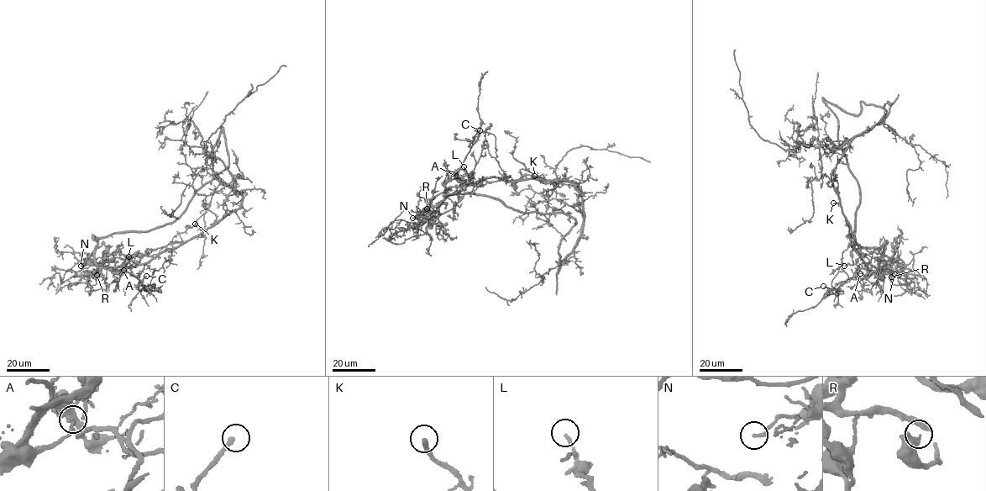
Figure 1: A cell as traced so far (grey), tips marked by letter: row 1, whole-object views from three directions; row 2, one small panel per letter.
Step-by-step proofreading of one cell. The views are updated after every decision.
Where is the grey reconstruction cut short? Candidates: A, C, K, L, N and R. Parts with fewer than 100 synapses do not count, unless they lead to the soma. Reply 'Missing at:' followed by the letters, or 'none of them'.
Missing at: K

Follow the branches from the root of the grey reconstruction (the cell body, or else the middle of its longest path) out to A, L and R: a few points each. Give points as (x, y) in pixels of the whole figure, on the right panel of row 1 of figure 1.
A: (835, 166), (832, 182), (850, 224), (851, 244), (862, 259), (862, 267), (855, 273), (863, 277), (860, 273)
L: (835, 166), (832, 182), (850, 224), (851, 244), (862, 262), (861, 268), (854, 264), (844, 266)
R: (835, 166), (832, 182), (850, 224), (853, 248), (868, 271), (887, 273), (891, 277)

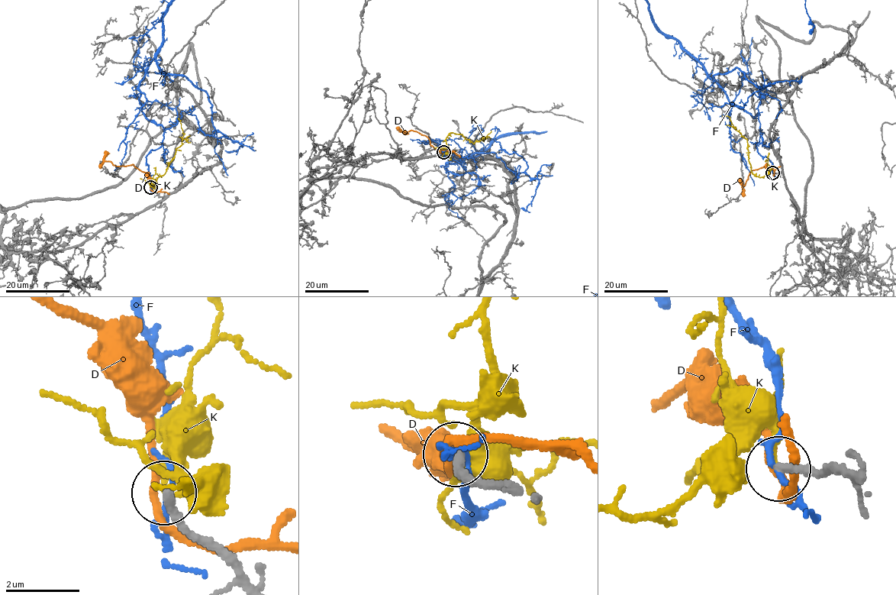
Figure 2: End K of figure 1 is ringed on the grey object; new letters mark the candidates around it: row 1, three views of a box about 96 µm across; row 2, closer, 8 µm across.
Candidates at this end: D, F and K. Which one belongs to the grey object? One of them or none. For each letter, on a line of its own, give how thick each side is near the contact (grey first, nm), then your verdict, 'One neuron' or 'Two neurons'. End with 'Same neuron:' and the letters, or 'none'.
D: Thickness 240 nm (grey) against 200 nm. Two neurons
F: Thickness 240 nm (grey) against 120 nm. Two neurons
K: Thickness 240 nm (grey) against 170 nm. One neuron
Same neuron: K

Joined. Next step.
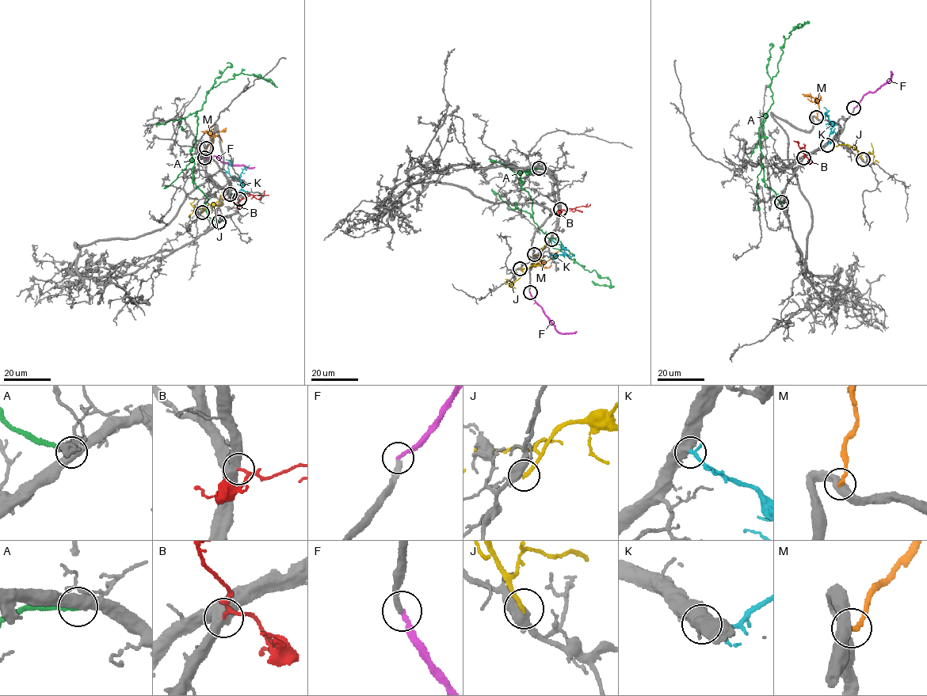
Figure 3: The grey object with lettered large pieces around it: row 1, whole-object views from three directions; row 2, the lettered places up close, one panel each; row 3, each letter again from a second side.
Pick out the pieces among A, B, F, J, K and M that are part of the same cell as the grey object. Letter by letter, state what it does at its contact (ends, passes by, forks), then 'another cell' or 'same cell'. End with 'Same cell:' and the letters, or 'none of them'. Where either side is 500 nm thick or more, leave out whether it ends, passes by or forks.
A: another cell
B: same cell
F: it ends | same cell
J: another cell
K: same cell
M: another cell
Same cell: B, F, K

